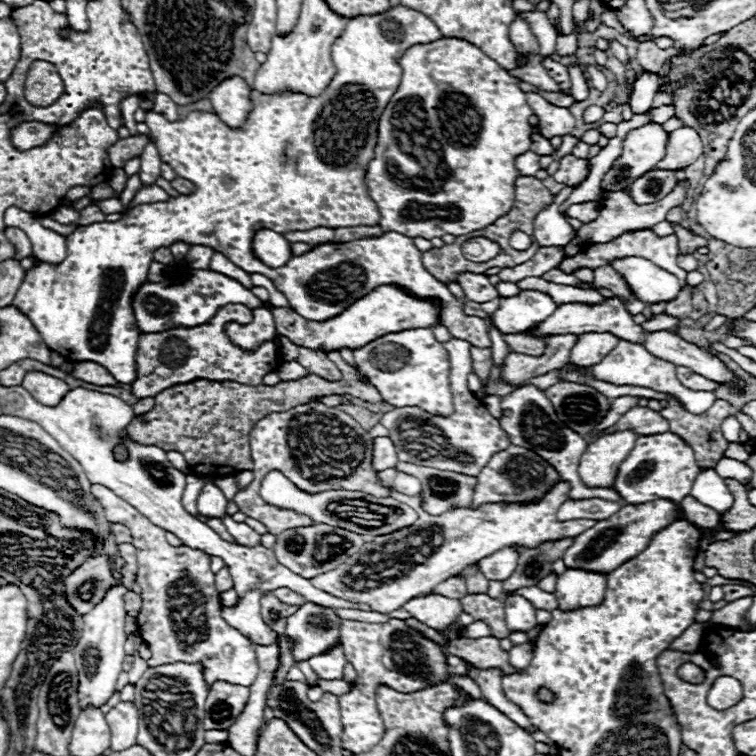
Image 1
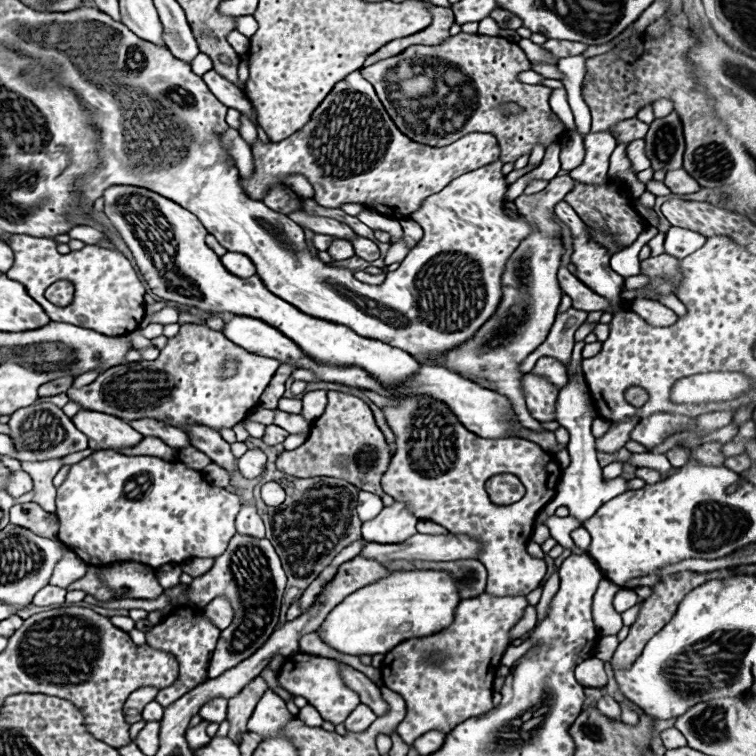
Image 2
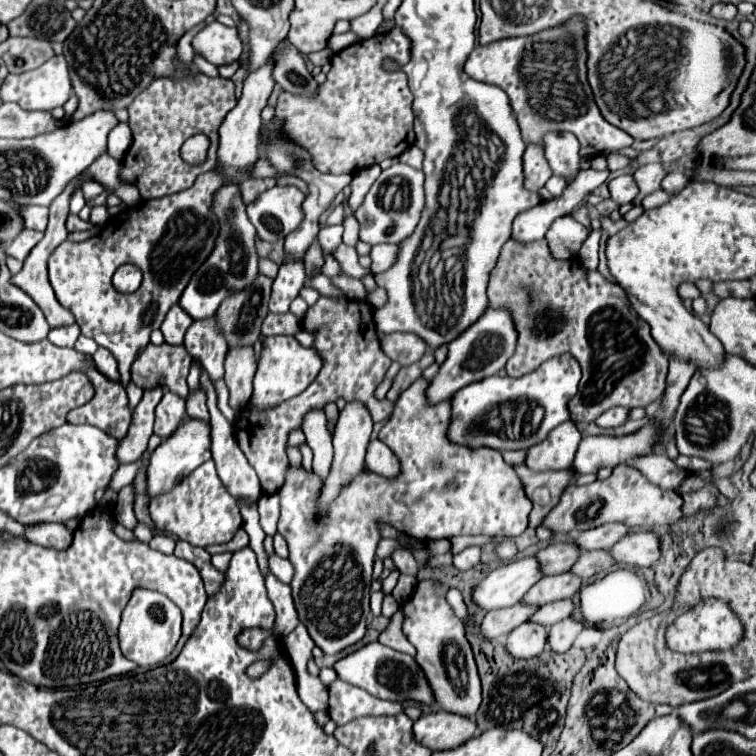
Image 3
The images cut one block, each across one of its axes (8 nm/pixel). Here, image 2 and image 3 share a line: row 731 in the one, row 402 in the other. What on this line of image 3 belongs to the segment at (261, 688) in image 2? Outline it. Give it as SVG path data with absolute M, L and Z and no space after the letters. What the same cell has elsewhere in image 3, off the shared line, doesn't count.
M232 348L226 356L226 386L230 390L230 406L244 408L252 396L252 378L256 372L252 348Z

